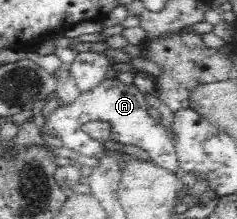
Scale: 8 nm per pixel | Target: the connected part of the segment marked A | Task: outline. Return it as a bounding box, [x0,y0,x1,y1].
[42,78,179,174]

